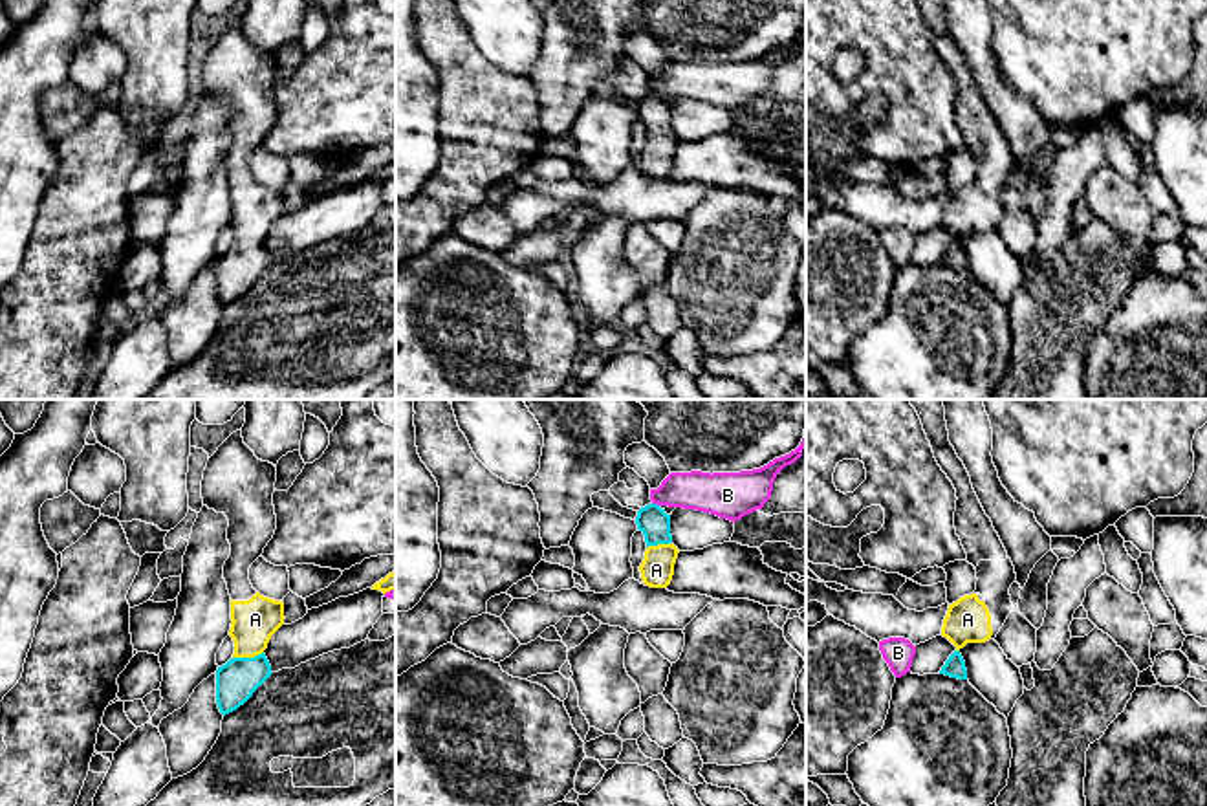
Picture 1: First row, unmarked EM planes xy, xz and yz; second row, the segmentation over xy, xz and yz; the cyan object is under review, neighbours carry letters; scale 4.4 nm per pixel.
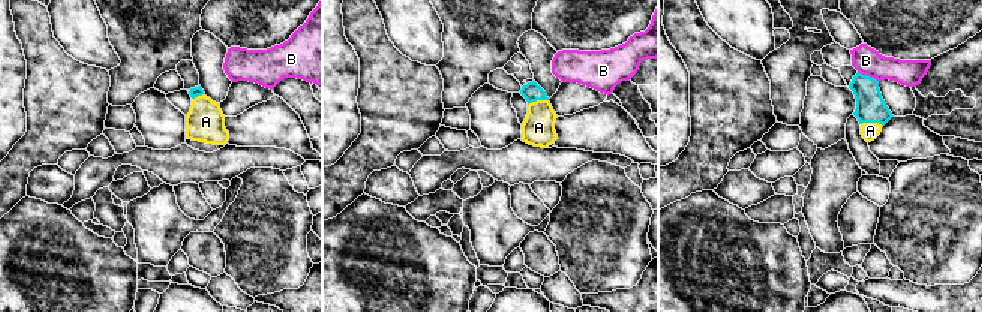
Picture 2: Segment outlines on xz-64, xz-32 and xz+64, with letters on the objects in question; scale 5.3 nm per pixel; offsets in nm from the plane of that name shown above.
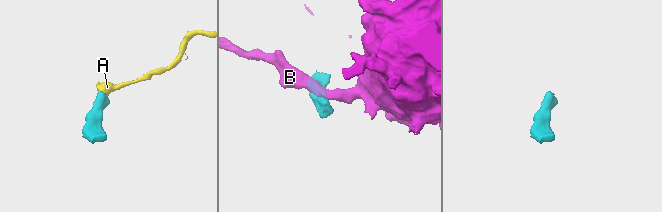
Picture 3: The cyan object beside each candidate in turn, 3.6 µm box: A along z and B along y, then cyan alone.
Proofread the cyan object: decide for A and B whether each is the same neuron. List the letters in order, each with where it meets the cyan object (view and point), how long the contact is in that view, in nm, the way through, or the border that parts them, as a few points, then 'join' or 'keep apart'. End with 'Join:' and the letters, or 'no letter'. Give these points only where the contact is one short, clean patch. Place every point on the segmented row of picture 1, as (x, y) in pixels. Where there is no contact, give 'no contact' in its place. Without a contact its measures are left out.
A: contact xy (248, 658); length 140 nm; way xy (237, 680), (248, 669), (248, 658), (255, 620); join
B: contact xz (656, 504); length 40 nm; border xz (652, 502), (658, 506); keep apart
Join: A

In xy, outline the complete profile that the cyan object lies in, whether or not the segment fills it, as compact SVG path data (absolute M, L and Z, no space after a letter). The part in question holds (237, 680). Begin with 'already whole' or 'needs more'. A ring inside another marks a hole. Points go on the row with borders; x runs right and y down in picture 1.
needs more; M242 429L218 447L203 471L203 506L229 520L231 555L223 579L231 595L234 654L216 670L216 703L223 716L244 705L273 674L264 650L286 619L284 603L260 595L249 581L251 564L277 529L275 482L277 467L255 456Z

